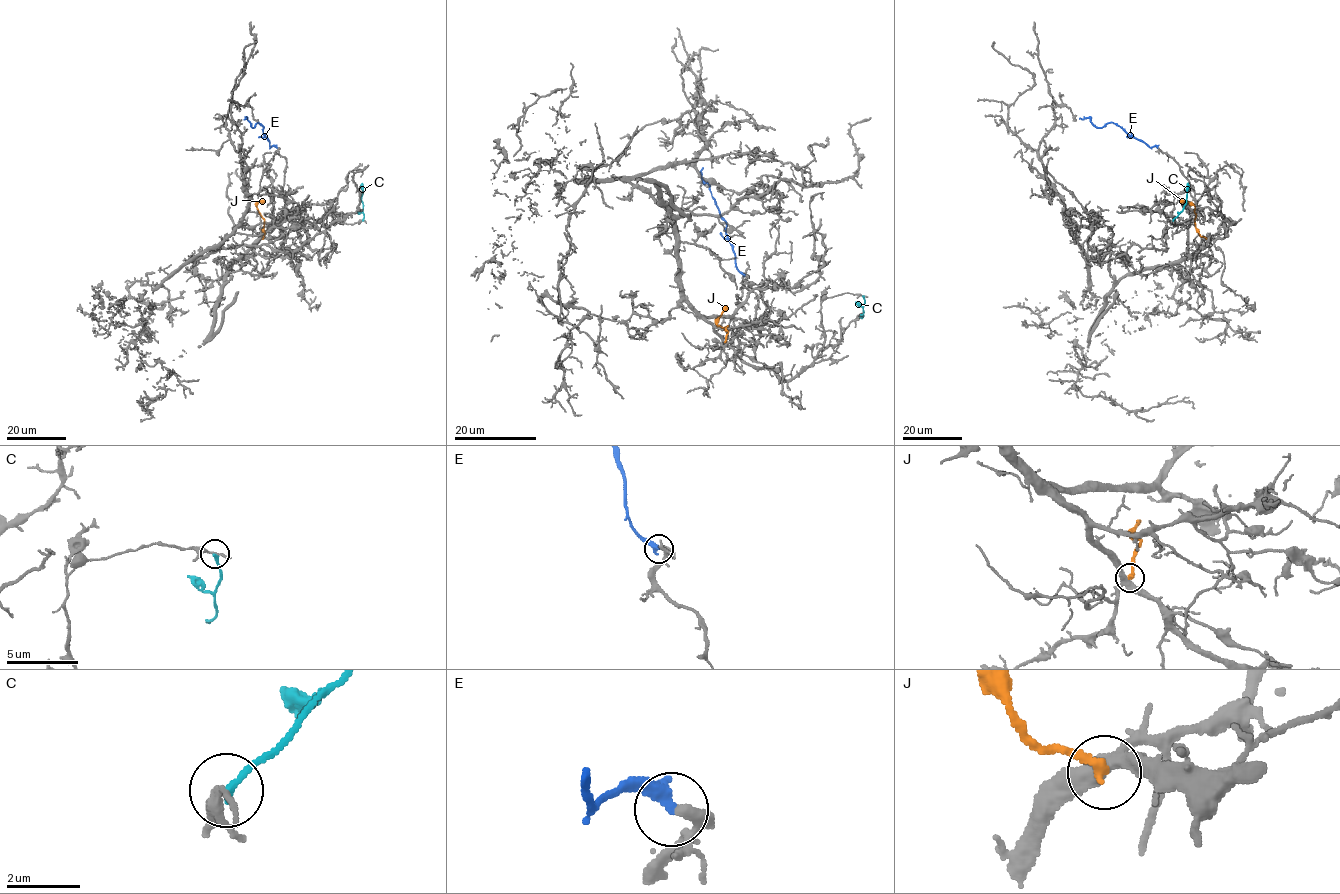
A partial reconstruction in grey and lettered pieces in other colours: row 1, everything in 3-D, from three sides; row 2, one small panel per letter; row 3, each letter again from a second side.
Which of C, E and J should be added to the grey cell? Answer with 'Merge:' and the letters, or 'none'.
Merge: E

